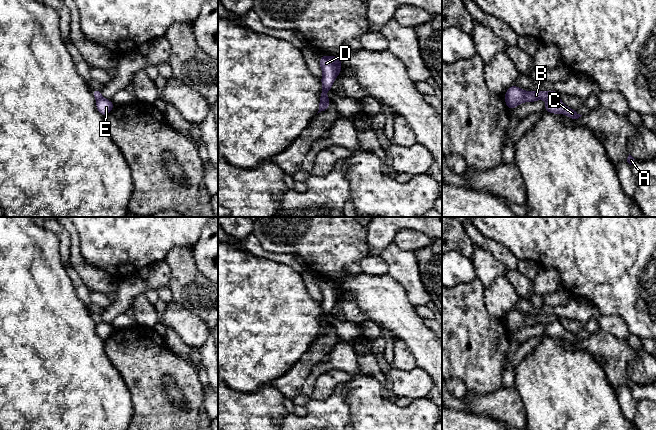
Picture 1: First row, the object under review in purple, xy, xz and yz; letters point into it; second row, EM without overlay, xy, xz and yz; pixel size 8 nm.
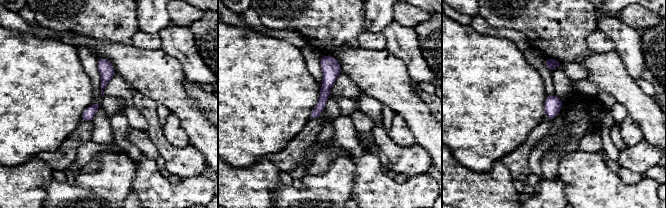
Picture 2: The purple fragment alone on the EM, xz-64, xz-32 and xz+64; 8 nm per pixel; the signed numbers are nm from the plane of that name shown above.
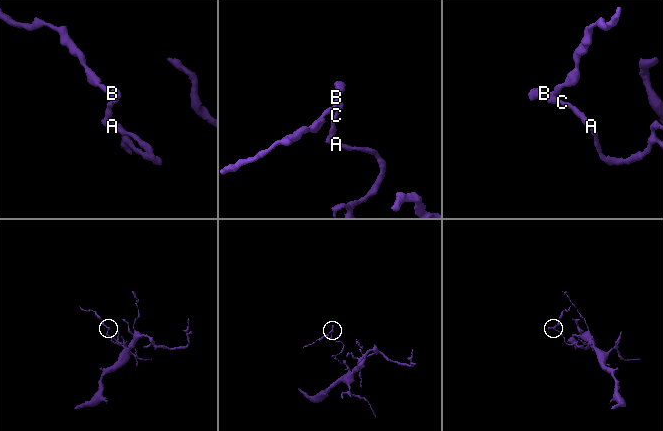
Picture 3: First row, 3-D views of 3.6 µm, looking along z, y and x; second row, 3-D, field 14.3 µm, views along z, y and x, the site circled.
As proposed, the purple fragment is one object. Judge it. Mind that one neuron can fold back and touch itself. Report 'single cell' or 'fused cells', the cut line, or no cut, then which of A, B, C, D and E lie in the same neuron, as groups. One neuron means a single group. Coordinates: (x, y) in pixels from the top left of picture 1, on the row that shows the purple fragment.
fused cells; cut xz (328, 99), (321, 106), (320, 110); groups A C E / B D

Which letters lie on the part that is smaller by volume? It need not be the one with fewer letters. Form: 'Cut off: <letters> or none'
Cut off: B, D

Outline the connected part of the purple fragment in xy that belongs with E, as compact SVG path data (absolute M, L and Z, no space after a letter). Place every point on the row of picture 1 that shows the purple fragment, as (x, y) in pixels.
M101 97L96 100L96 107L100 114L105 117L114 108L114 104L111 100Z

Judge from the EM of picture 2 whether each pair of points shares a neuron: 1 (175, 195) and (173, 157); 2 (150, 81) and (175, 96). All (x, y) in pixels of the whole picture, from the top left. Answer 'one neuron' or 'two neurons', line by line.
1: two neurons
2: one neuron

